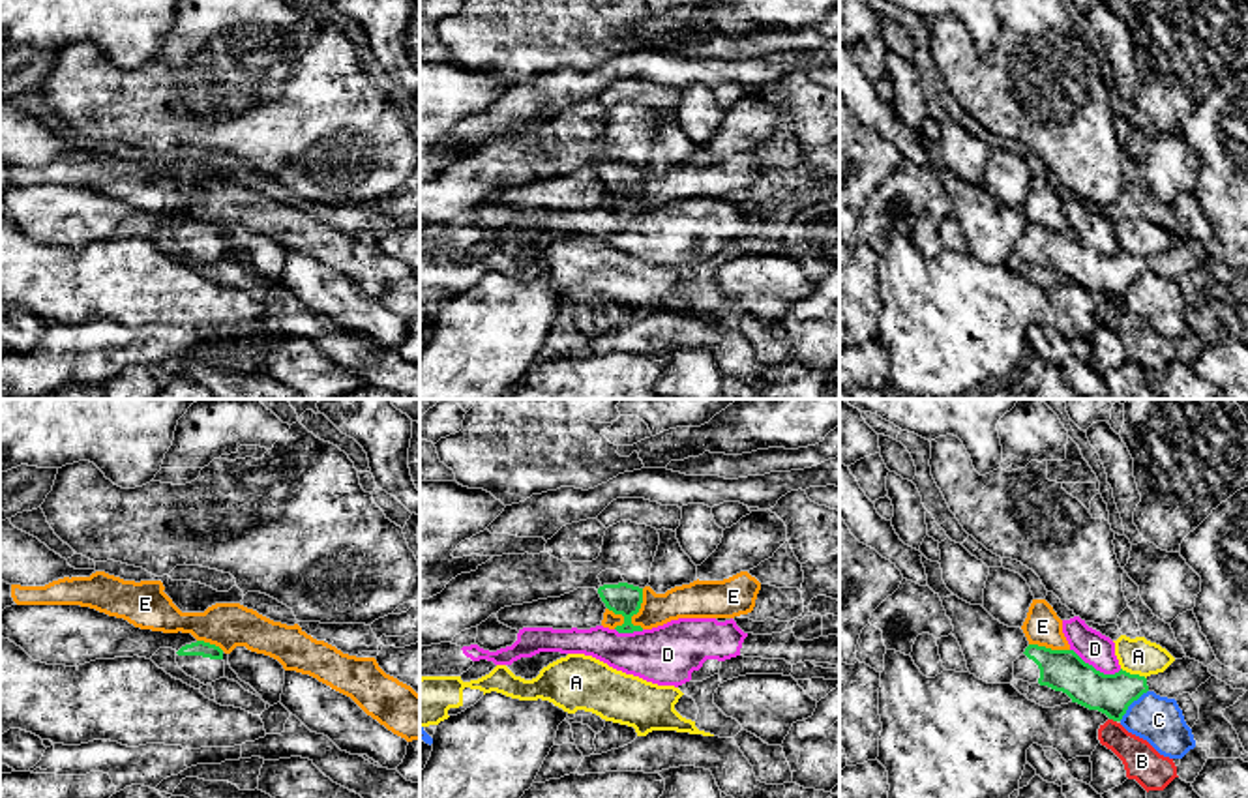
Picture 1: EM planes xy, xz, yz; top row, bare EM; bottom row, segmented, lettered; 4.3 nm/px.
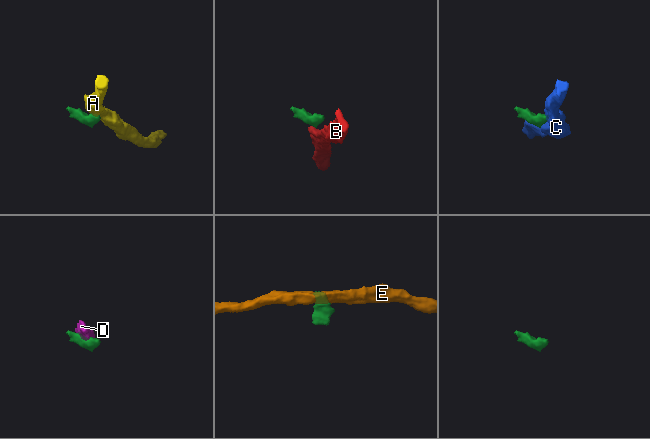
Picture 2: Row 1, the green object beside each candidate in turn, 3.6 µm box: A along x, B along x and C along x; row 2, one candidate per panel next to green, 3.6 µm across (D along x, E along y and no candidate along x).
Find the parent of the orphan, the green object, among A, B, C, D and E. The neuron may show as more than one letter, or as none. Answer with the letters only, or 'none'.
none

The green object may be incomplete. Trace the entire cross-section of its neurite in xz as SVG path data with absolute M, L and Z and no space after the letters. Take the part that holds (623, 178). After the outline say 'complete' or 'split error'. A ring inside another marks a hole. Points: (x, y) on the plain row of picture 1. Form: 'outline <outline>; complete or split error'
outline M605 150L598 159L602 163L598 174L605 187L624 197L624 204L615 210L618 214L643 212L641 206L631 204L631 197L639 193L643 184L643 169L628 165L617 150Z; split error

